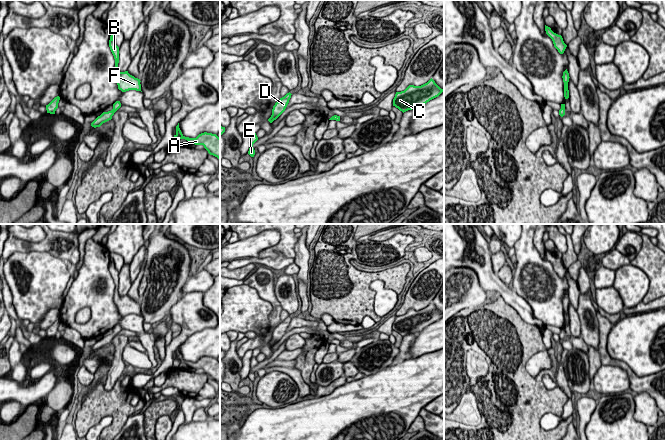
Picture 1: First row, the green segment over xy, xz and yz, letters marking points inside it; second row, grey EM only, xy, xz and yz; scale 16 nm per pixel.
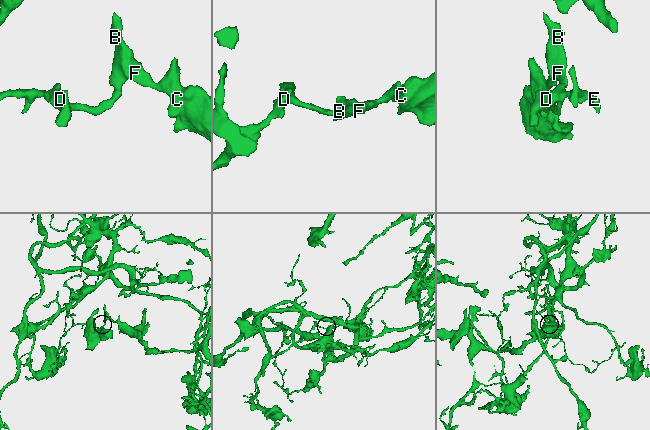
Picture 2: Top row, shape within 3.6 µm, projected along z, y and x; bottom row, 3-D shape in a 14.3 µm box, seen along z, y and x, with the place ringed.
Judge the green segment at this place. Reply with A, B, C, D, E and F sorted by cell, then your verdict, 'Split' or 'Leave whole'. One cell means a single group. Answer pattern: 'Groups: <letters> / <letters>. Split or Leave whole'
Groups: A B C F / D E. Split

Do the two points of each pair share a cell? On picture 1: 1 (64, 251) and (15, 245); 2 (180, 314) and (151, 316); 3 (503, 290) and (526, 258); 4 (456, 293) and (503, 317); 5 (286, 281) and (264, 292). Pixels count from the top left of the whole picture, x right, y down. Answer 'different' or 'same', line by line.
1: same
2: different
3: different
4: different
5: different

